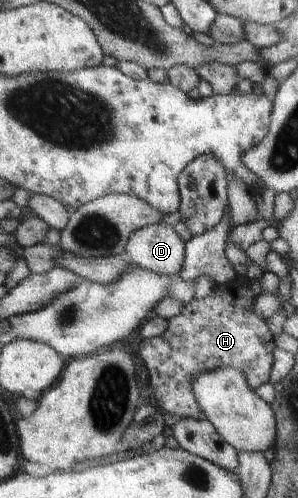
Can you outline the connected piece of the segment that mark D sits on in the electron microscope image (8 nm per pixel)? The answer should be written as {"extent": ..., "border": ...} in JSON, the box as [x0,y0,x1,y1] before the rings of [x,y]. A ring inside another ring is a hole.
{"extent":[127,223,185,276],"border":[[[156,223],[132,234],[127,253],[135,263],[164,276],[181,274],[184,268],[185,242],[172,225]]]}

